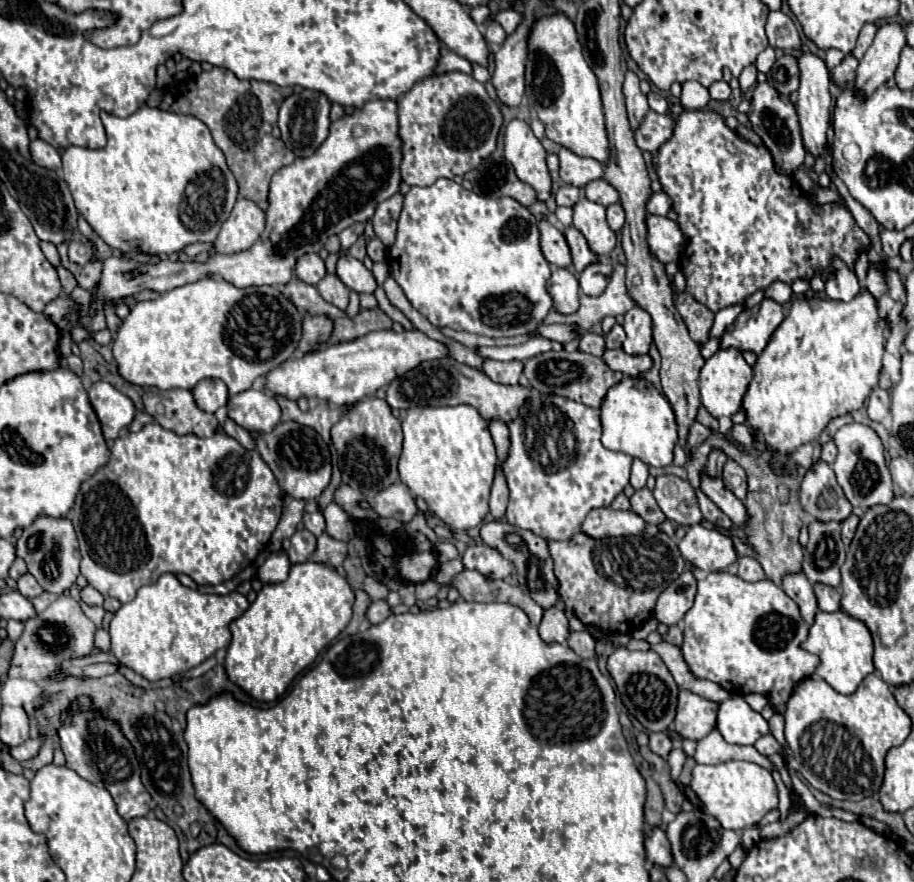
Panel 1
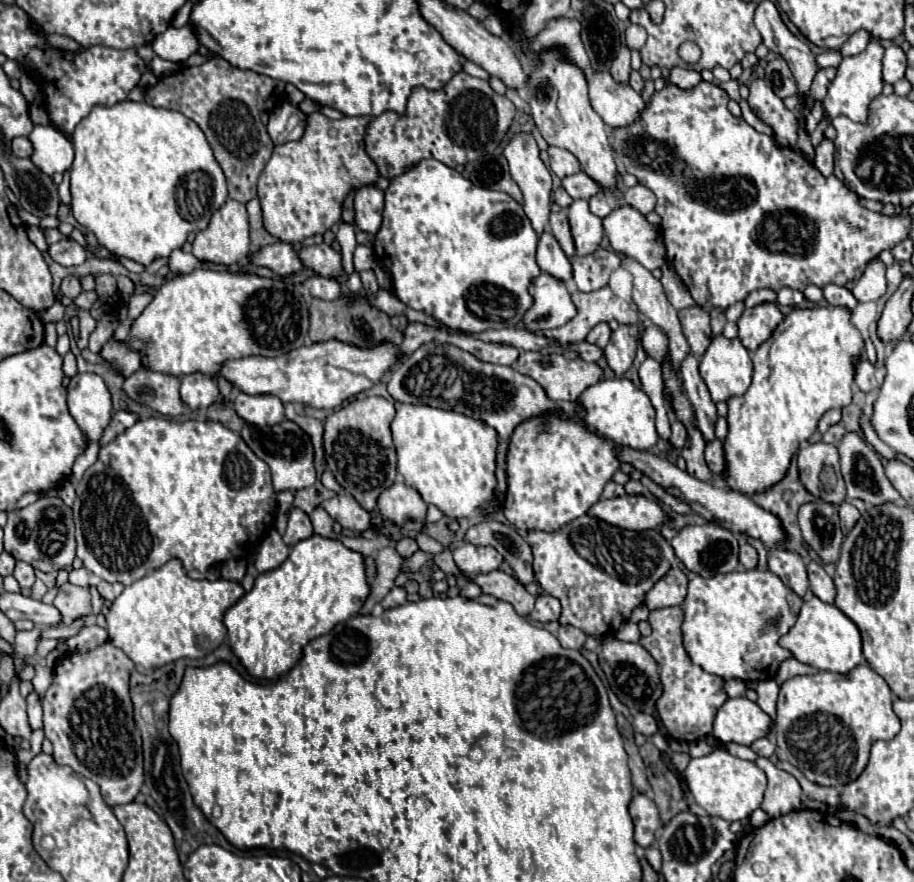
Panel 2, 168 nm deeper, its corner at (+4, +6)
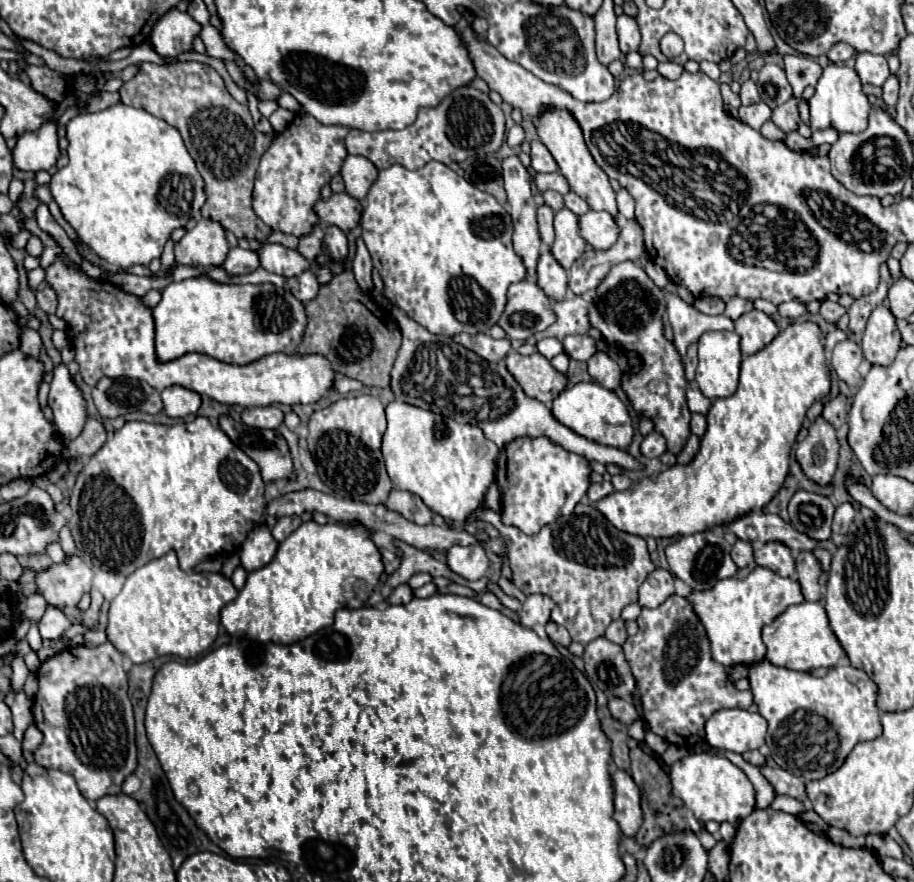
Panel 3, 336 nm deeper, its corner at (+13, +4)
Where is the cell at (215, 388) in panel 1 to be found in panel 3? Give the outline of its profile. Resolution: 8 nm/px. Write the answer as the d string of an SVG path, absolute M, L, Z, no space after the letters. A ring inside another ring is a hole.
M168 386L166 390L162 390L162 400L164 400L164 412L172 418L184 418L188 414L198 412L202 402L200 394L184 386Z

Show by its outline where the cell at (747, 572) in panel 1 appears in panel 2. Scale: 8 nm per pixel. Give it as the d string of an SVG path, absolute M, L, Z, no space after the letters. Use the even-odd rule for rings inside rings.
M741 544L741 552L739 552L739 562L745 570L753 570L757 568L757 550L751 544Z

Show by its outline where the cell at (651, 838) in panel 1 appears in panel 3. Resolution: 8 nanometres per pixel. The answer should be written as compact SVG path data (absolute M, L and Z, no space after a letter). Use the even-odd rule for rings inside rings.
M622 770L612 772L612 782L614 782L614 820L620 824L622 836L634 838L644 820L644 812L640 806L640 790L634 784L632 776Z

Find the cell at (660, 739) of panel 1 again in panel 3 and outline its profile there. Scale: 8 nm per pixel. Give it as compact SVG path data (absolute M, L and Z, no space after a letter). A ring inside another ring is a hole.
M610 698L608 708L610 708L610 714L612 714L616 720L620 720L622 724L626 724L626 726L634 724L634 722L640 718L638 712L636 712L636 708L634 708L634 704L632 704L630 700Z

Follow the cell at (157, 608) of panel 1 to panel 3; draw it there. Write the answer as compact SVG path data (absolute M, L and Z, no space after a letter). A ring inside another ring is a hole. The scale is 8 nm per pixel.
M174 552L164 554L132 572L108 608L108 640L132 664L146 664L160 656L198 658L216 640L220 610L236 598L238 590L222 574L188 574L180 570Z

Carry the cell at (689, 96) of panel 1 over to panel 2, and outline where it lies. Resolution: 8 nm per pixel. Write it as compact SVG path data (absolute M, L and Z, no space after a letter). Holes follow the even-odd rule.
M673 68L669 74L669 82L679 88L693 88L701 82L701 74L691 68Z

